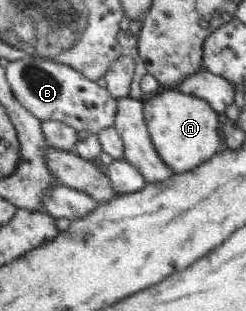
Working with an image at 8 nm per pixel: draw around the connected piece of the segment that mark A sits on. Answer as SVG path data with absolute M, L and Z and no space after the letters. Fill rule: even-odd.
M171 88L144 101L144 105L147 127L150 129L155 149L177 174L198 168L218 155L222 123L217 119L219 115L209 102Z

